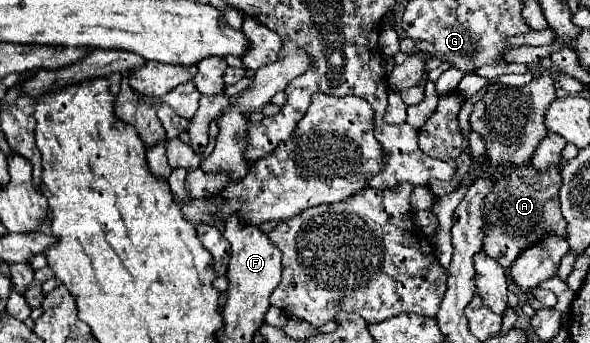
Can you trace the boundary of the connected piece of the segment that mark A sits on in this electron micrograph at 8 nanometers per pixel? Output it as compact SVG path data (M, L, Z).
M528 165L516 169L498 171L498 181L492 193L486 197L486 237L482 249L486 255L496 259L502 267L512 265L512 261L532 243L538 243L546 233L554 231L566 235L566 221L560 213L558 189L560 189L560 167L548 169L544 173L534 171Z

